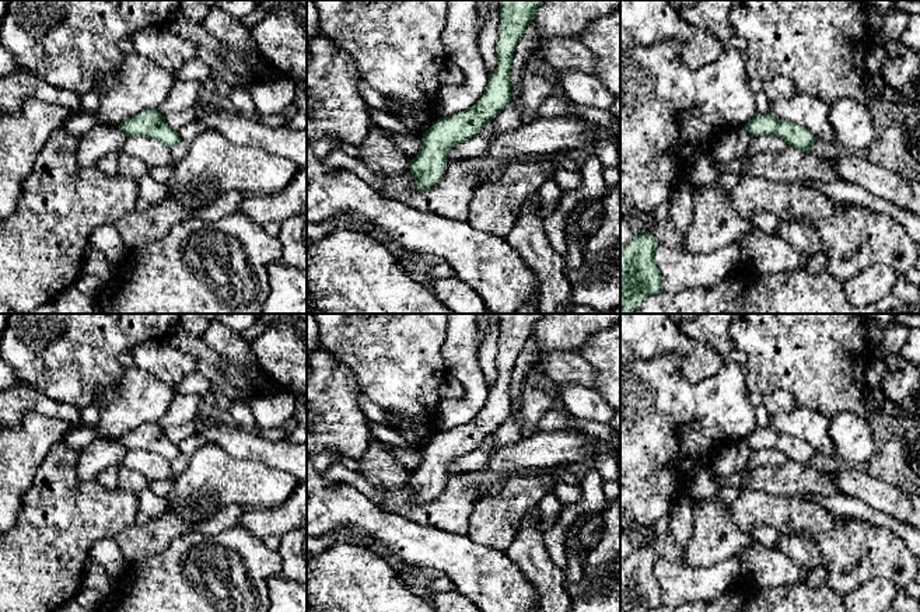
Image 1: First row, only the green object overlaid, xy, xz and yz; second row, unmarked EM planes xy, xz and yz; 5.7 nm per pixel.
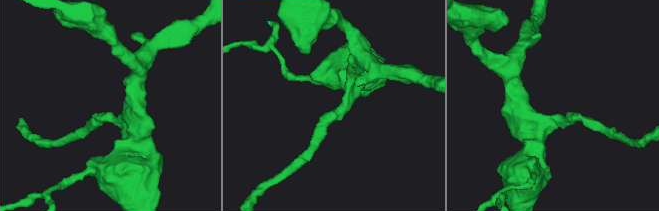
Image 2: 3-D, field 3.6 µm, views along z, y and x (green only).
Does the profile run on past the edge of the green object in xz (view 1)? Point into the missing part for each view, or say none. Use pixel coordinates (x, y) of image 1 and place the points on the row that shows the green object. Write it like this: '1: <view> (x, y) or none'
1: none

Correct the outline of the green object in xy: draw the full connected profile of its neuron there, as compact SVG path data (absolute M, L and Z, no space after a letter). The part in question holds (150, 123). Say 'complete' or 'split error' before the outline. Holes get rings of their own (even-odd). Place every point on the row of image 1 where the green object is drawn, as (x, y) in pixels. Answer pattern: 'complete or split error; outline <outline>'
complete; outline M143 109L137 115L118 125L127 136L140 136L154 139L167 147L181 141L179 133L169 127L157 109Z

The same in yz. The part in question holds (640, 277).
complete; outline M640 232L620 246L620 314L633 314L650 295L662 291L654 253L658 242Z

